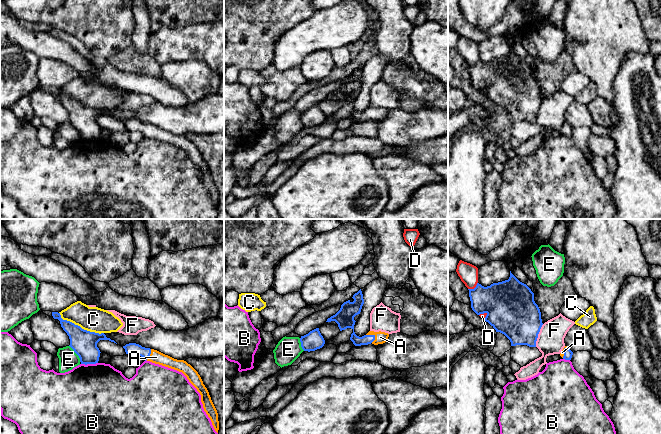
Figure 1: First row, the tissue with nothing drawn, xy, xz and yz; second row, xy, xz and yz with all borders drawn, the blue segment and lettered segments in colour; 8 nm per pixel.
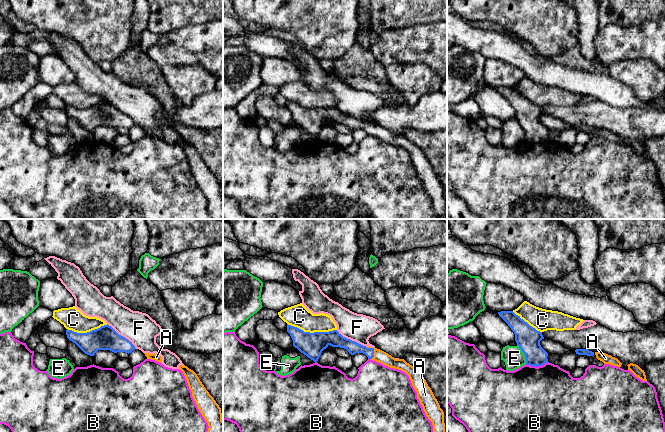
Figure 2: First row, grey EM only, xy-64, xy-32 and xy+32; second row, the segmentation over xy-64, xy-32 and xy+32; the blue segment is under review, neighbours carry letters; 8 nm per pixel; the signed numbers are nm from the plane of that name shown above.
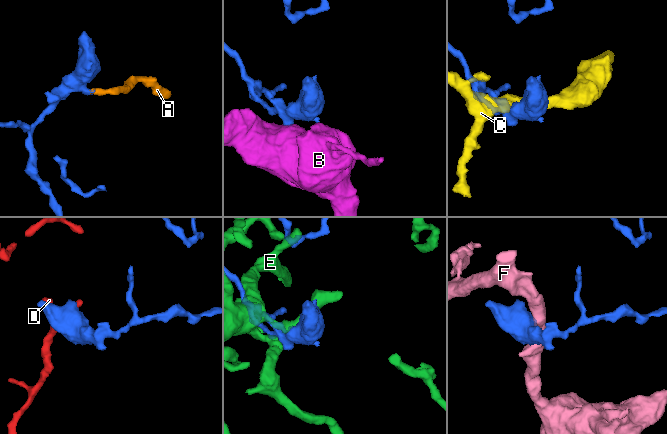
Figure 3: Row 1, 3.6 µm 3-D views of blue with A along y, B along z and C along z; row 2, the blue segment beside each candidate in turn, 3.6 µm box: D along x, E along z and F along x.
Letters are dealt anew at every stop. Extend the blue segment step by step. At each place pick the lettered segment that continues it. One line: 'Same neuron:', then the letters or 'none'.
Same neuron: A

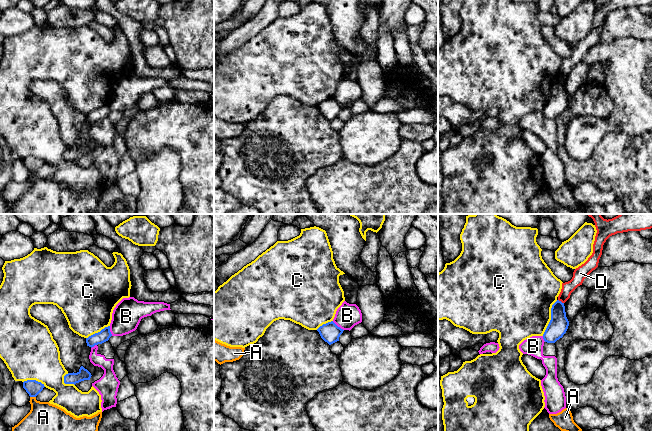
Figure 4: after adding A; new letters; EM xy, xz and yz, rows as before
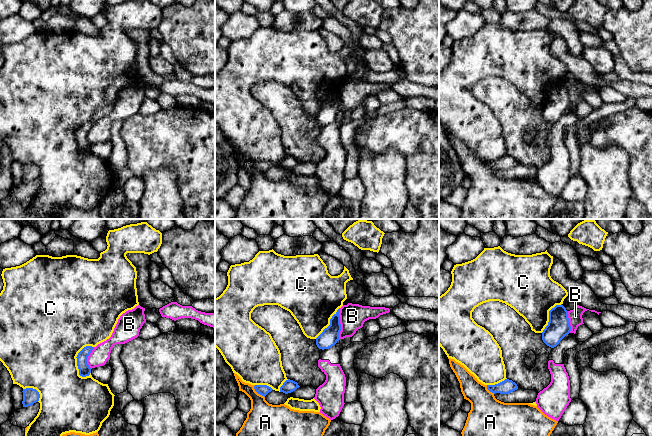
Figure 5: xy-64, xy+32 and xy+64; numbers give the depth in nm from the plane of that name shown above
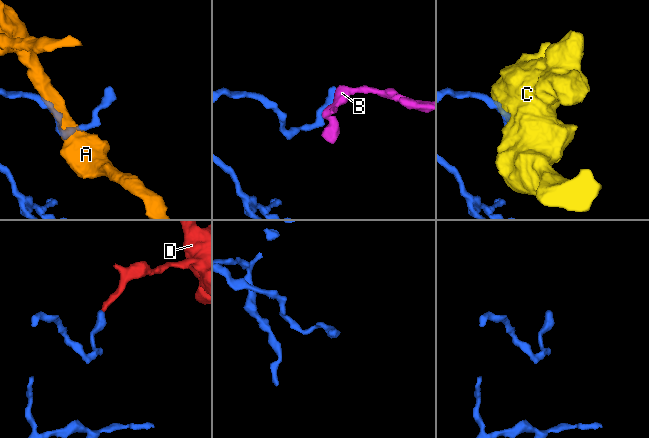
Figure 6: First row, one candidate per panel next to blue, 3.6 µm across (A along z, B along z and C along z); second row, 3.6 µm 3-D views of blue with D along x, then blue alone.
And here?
Same neuron: none

